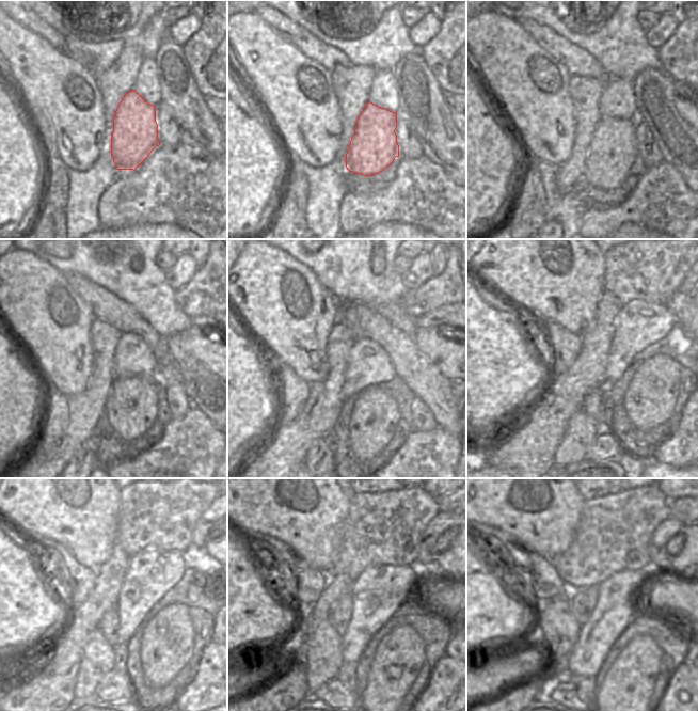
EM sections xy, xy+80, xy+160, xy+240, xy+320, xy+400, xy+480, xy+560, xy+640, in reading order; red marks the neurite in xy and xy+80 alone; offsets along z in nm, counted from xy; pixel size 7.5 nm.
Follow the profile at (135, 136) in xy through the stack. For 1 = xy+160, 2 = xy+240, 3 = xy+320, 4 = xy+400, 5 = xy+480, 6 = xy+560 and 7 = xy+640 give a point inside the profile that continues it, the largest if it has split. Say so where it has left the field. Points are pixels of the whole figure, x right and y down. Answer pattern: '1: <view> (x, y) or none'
1: xy+160 (613, 148)
2: xy+240 (131, 408)
3: xy+320 (375, 414)
4: xy+400 (646, 408)
5: xy+480 (163, 652)
6: xy+560 (398, 659)
7: xy+640 (625, 695)

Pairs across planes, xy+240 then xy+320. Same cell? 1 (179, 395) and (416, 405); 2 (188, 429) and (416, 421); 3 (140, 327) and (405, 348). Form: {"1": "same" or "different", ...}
{"1": "same", "2": "different", "3": "same"}

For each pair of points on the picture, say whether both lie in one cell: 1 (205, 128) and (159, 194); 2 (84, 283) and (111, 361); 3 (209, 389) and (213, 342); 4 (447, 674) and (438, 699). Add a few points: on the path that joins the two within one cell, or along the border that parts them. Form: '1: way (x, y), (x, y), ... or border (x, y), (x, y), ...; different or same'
1: border (179, 143), (197, 158), (212, 159); different
2: border (94, 316), (119, 329); different
3: border (192, 354), (216, 375); different
4: way (447, 680), (447, 690), (444, 693); same

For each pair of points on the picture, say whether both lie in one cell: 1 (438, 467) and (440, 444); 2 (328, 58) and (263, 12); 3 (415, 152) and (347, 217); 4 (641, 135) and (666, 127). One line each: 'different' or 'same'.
1: different
2: same
3: different
4: different

